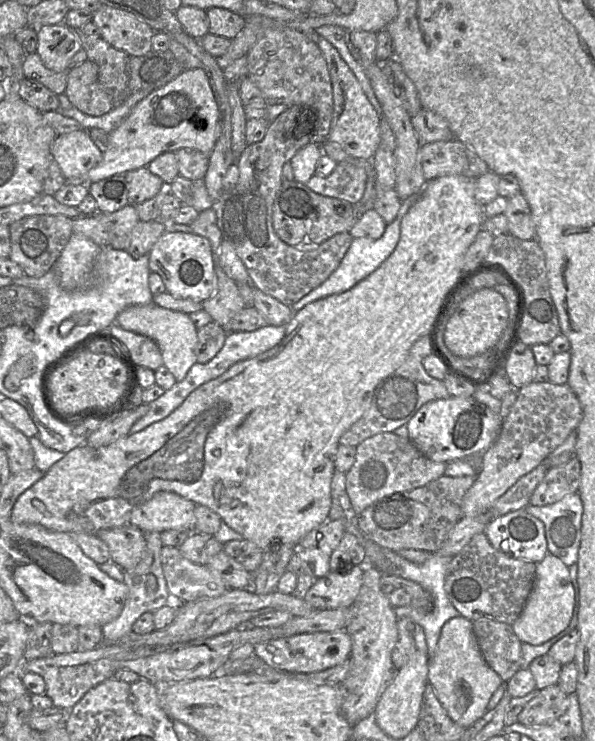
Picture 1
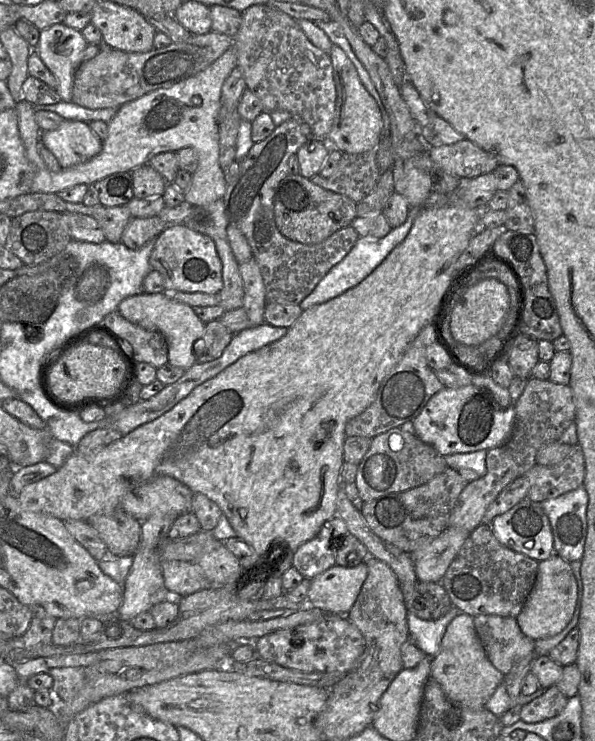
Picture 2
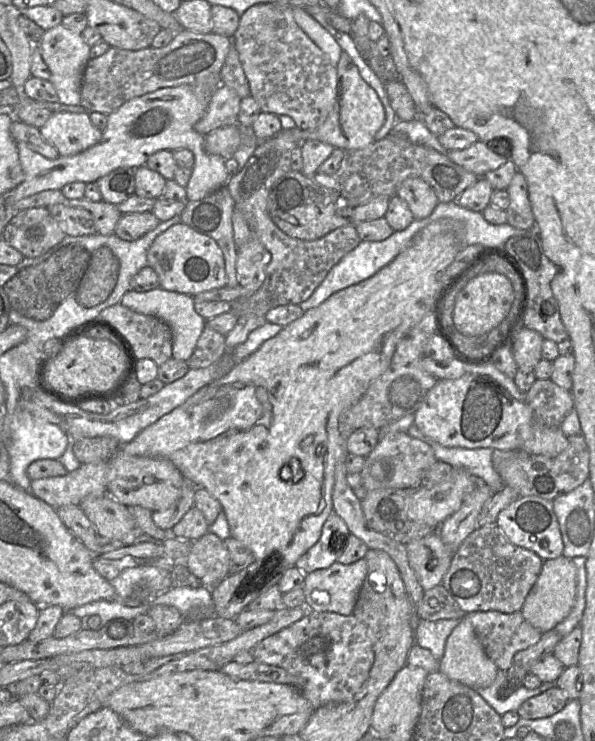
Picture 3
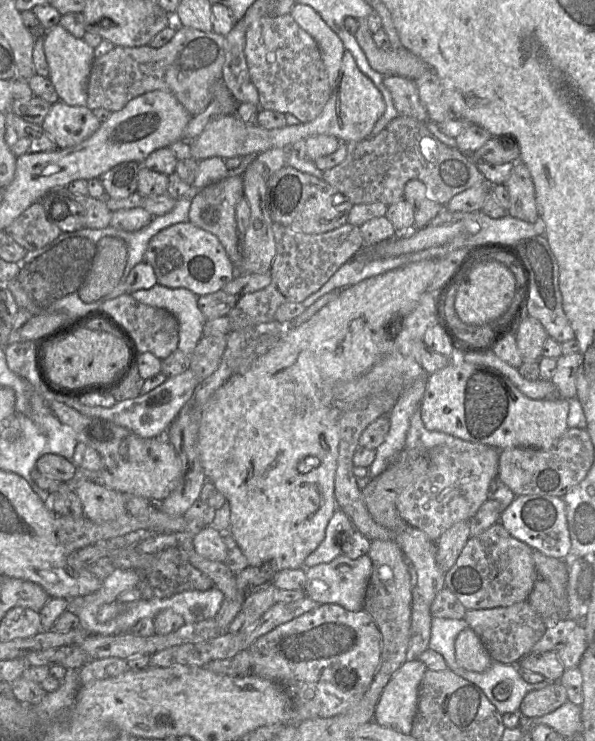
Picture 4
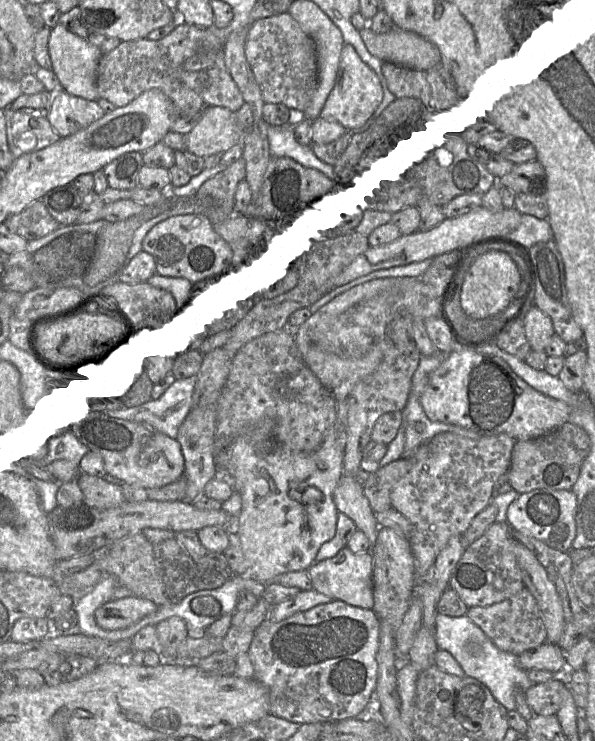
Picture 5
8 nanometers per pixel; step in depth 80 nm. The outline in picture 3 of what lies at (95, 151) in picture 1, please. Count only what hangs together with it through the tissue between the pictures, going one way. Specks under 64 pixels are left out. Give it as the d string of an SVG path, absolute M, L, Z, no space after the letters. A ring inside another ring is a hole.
M54 112L39 129L44 140L54 146L60 156L80 153L102 138L102 132L90 121L89 112Z

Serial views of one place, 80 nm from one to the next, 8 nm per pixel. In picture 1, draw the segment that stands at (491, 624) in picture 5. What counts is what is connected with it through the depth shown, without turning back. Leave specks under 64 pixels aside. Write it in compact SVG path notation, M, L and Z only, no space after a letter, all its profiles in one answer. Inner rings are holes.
M484 617L472 622L484 660L507 682L522 669L522 642L510 624Z

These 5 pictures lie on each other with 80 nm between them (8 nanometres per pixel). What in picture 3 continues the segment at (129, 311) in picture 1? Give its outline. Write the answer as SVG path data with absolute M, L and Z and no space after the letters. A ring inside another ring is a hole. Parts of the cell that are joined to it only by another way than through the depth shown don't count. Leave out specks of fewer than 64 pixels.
M159 286L146 292L131 290L122 297L121 304L137 313L157 317L168 324L173 334L172 357L188 362L207 321L195 311L193 296L168 291Z

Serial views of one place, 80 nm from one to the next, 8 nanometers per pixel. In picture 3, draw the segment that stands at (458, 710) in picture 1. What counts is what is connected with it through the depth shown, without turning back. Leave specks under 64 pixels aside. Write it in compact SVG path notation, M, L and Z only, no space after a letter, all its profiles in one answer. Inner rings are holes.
M463 617L446 640L439 672L478 690L494 682L498 669L486 654L471 622Z

